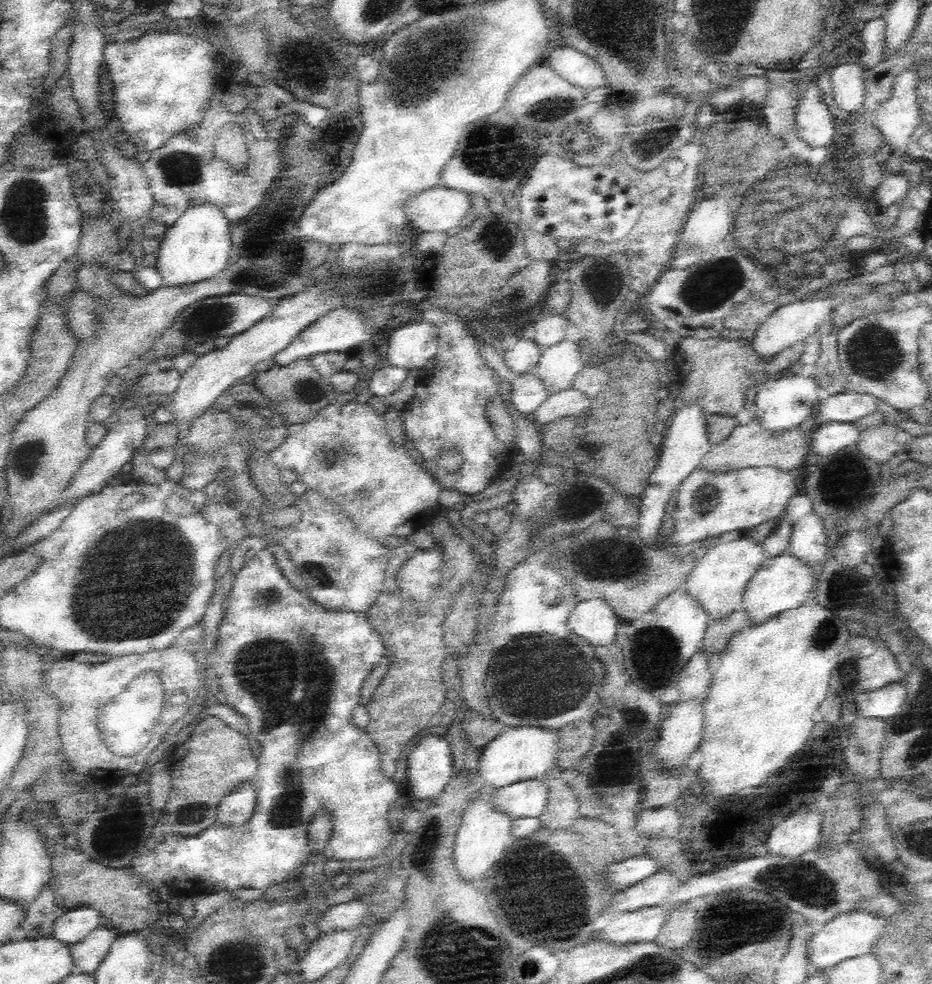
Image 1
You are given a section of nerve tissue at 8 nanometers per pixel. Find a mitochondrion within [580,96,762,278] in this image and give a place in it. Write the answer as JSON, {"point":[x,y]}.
{"point":[646,147]}

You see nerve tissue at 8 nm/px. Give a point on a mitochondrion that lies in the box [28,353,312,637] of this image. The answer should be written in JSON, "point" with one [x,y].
{"point":[158,542]}

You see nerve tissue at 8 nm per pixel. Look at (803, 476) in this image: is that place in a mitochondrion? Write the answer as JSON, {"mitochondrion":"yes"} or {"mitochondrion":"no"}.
{"mitochondrion":"no"}

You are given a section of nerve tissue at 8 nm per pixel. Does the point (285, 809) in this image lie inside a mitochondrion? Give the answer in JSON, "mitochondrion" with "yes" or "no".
{"mitochondrion":"yes"}

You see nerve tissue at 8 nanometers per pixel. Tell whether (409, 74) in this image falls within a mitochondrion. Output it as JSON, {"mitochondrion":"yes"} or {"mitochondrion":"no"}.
{"mitochondrion":"yes"}

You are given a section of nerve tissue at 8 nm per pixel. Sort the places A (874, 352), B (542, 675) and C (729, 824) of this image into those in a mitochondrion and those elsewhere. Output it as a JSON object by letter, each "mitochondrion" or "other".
{"A":"mitochondrion","B":"mitochondrion","C":"other"}

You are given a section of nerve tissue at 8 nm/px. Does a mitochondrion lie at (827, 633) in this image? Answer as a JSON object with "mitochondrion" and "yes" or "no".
{"mitochondrion":"yes"}

